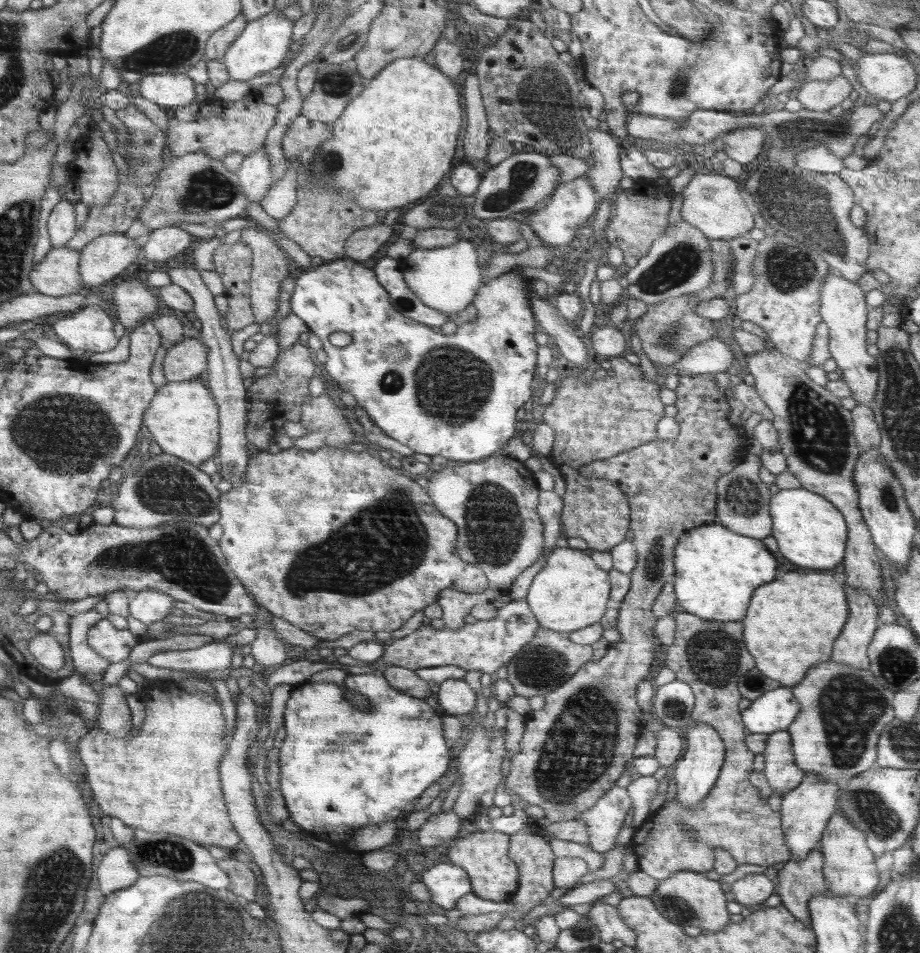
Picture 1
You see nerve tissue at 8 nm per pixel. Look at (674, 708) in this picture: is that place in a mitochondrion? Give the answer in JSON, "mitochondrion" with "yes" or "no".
{"mitochondrion":"yes"}

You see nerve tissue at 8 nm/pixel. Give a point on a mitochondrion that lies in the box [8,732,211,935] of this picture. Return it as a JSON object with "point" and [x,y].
{"point":[170,853]}

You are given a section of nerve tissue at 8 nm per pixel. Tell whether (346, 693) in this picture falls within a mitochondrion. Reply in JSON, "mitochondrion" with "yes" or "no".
{"mitochondrion":"no"}

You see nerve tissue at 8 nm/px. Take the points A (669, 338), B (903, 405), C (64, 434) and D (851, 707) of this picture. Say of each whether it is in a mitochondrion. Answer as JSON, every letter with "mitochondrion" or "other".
{"A":"mitochondrion","B":"mitochondrion","C":"mitochondrion","D":"mitochondrion"}

